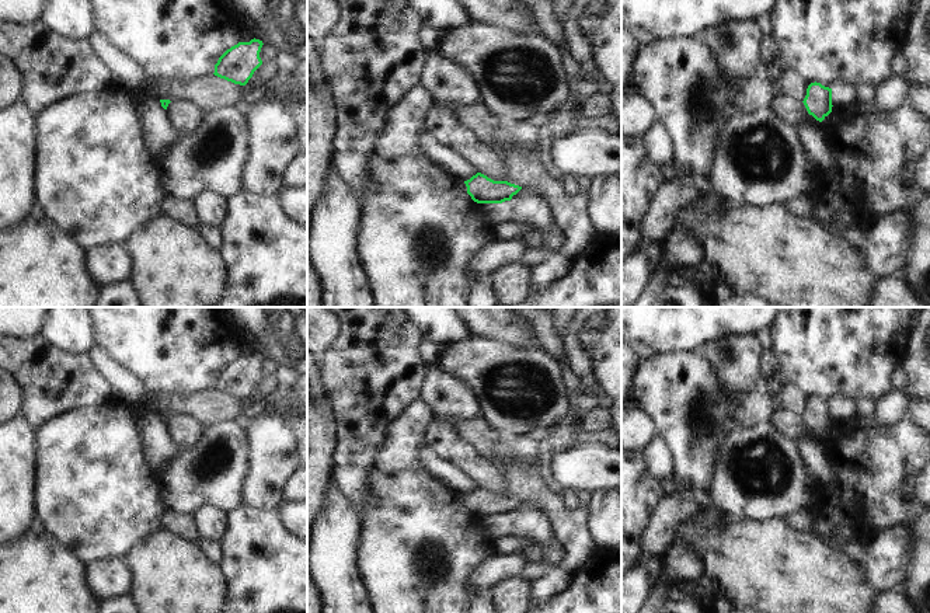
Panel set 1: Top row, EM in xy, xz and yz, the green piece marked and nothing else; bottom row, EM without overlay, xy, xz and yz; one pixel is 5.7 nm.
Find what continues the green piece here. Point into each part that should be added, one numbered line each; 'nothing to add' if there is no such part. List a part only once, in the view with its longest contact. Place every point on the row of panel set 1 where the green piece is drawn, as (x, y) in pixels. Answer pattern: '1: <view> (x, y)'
nothing to add

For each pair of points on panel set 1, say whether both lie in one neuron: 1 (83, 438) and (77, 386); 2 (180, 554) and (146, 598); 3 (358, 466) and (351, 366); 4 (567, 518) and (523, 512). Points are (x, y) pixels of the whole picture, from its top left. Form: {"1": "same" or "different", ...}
{"1": "different", "2": "same", "3": "same", "4": "different"}

